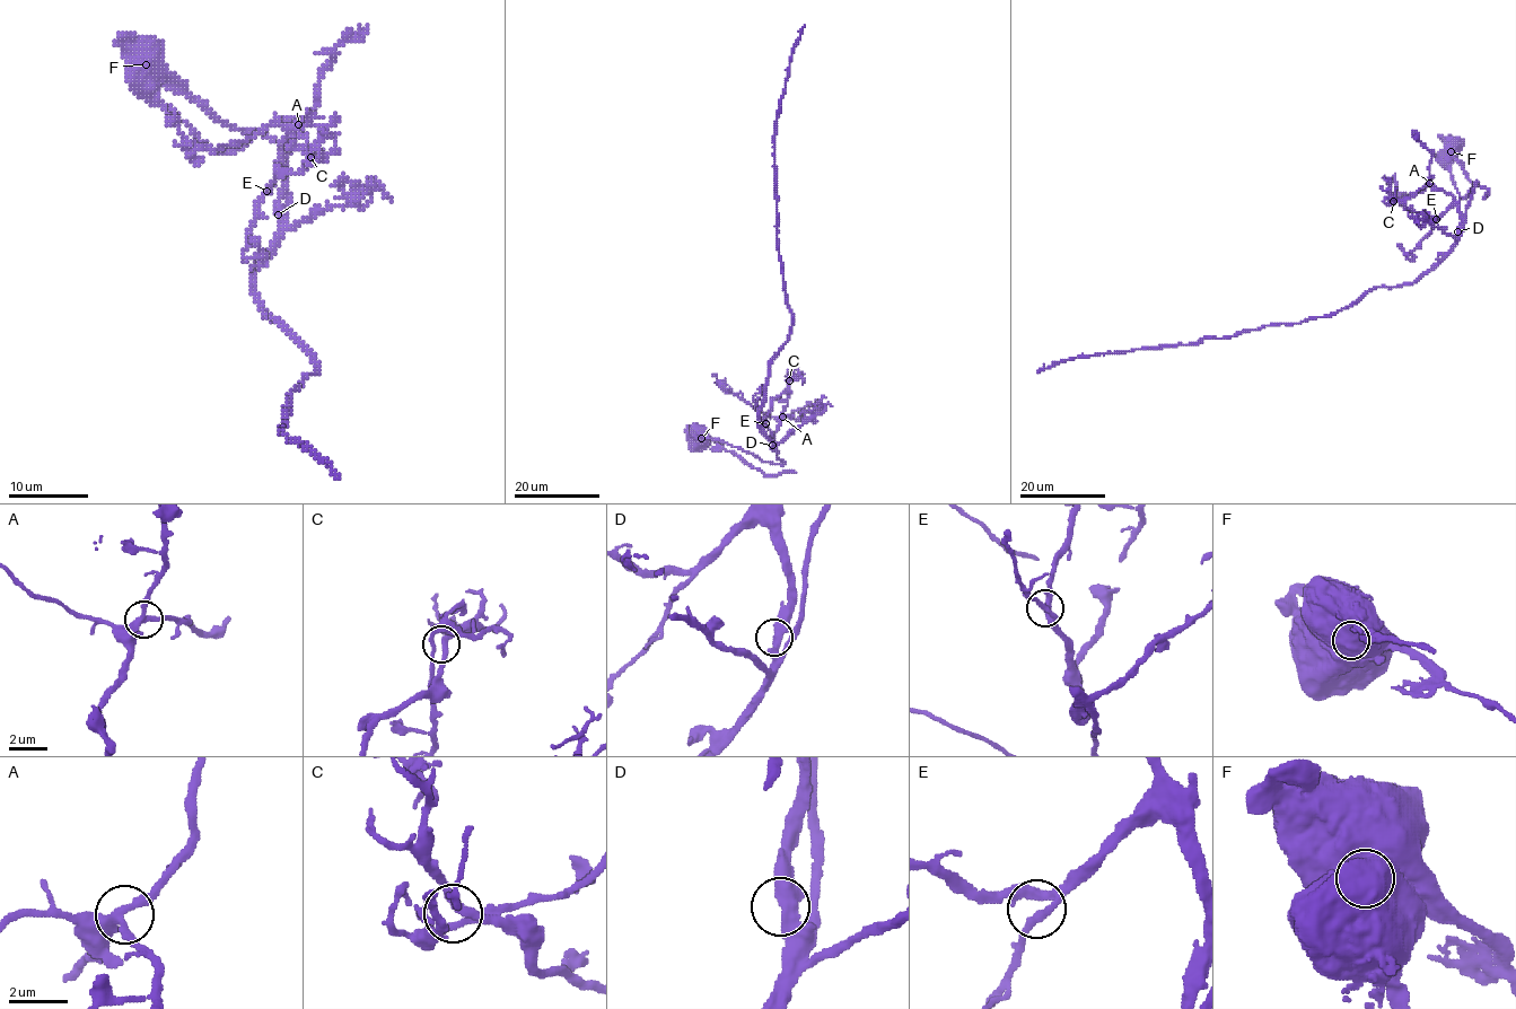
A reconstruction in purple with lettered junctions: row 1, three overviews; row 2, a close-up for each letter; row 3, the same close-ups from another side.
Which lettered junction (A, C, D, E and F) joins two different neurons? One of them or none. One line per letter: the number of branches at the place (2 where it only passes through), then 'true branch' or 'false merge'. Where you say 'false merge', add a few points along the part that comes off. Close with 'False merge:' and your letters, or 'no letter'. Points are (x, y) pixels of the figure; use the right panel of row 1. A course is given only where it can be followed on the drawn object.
A: 3 | true branch
C: 2 | true branch
D: 2 | true branch
E: 3 | true branch
F: 1 | false merge | (1452, 151), (1465, 176), (1488, 191), (1484, 199)
False merge: F

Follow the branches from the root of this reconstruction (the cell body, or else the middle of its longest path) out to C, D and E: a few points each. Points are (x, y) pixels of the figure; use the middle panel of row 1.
C: (699, 440), (717, 439), (763, 462), (782, 464), (773, 448), (767, 414), (789, 380)
D: (699, 440), (717, 439), (763, 462), (782, 464), (785, 462), (772, 445)
E: (699, 440), (717, 439), (763, 462), (782, 464), (785, 462), (773, 448), (772, 431), (765, 423)

